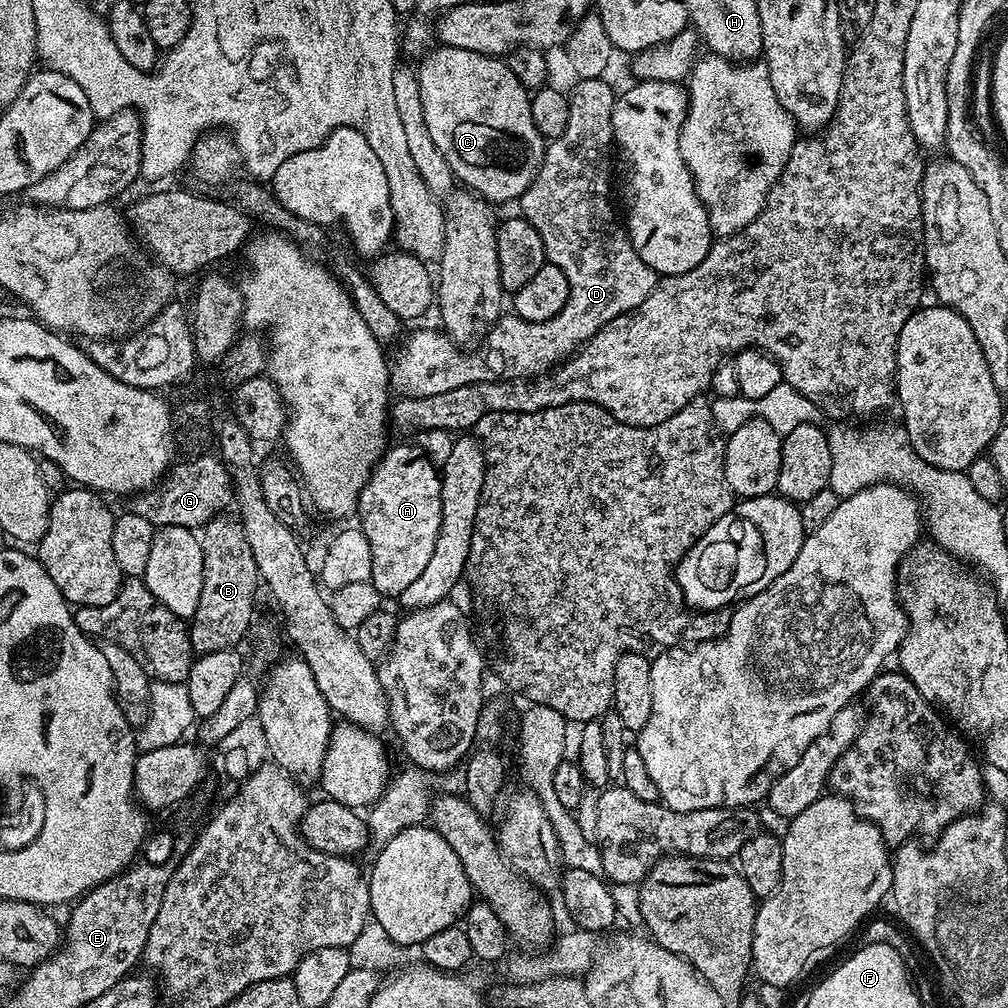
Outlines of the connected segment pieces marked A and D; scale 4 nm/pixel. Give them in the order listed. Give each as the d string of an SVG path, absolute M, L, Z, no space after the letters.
M412 442L389 447L360 491L359 528L370 542L371 582L384 598L398 598L429 564L442 525L441 473Z
M607 79L579 80L567 93L570 106L570 118L566 121L566 130L558 139L551 141L544 149L544 161L540 164L538 174L531 186L521 194L518 201L519 215L538 230L547 263L558 266L566 274L570 294L566 306L558 310L562 320L578 320L578 343L585 344L590 337L598 334L614 318L627 316L641 304L654 290L658 273L642 258L630 242L625 225L616 221L616 212L608 199L614 196L614 180L608 177L608 155L613 155L612 111L617 93L607 84Z

